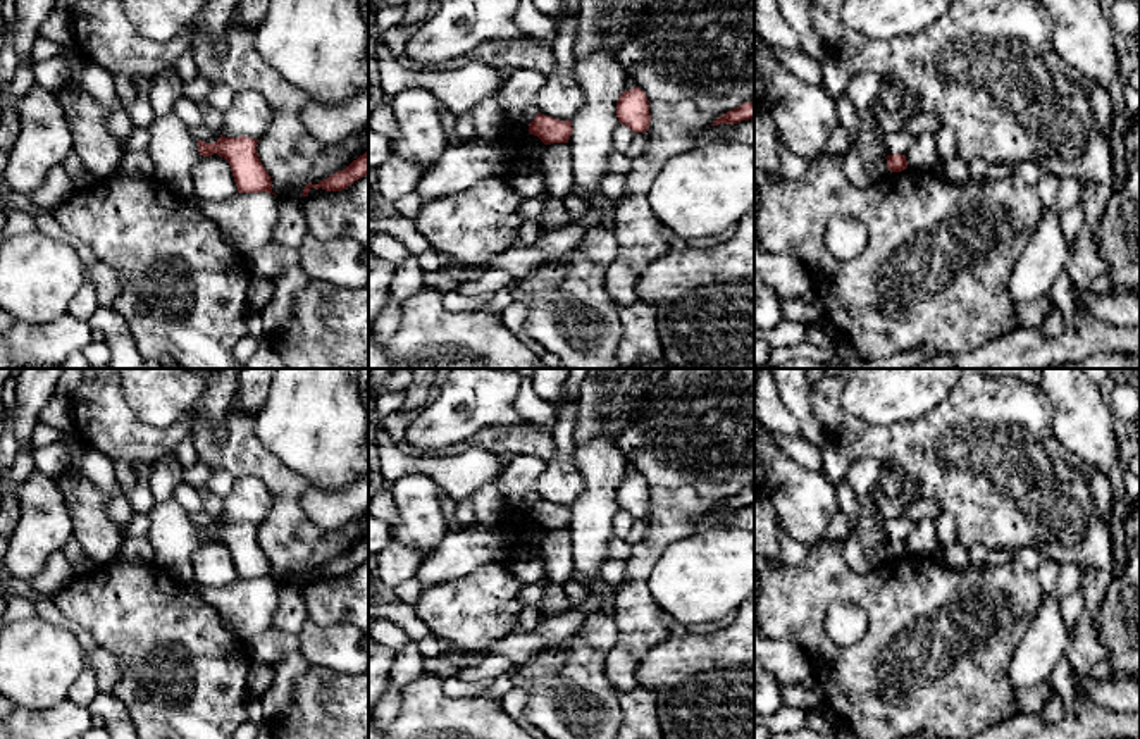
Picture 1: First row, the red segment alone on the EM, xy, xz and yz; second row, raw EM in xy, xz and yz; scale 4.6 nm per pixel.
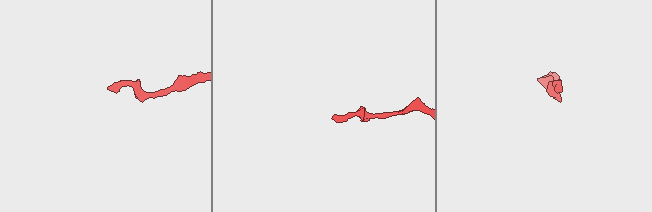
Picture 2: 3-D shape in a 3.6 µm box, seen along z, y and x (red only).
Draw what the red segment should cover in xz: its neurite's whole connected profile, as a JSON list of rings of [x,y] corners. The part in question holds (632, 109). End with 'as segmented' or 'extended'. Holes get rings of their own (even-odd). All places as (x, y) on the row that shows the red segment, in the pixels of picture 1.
[[[641,88],[623,91],[616,102],[616,117],[634,133],[646,133],[649,129],[651,114],[646,93]]] | as segmented

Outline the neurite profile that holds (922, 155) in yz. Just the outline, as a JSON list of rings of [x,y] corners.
[[[923,131],[916,134],[916,141],[906,153],[909,169],[935,169],[937,165],[937,152],[935,152],[935,133]]]

